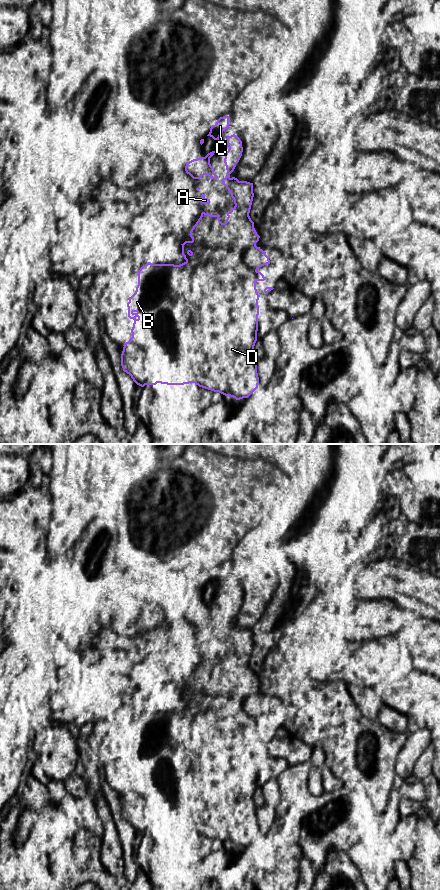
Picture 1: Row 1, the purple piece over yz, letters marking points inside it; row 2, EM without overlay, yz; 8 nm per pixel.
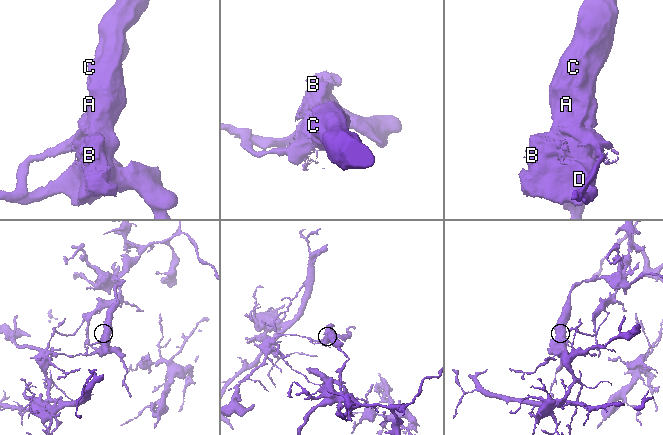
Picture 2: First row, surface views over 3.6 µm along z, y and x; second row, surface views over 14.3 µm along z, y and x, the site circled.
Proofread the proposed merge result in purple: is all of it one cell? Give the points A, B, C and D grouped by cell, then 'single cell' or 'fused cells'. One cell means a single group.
groups A / B C D; fused cells

